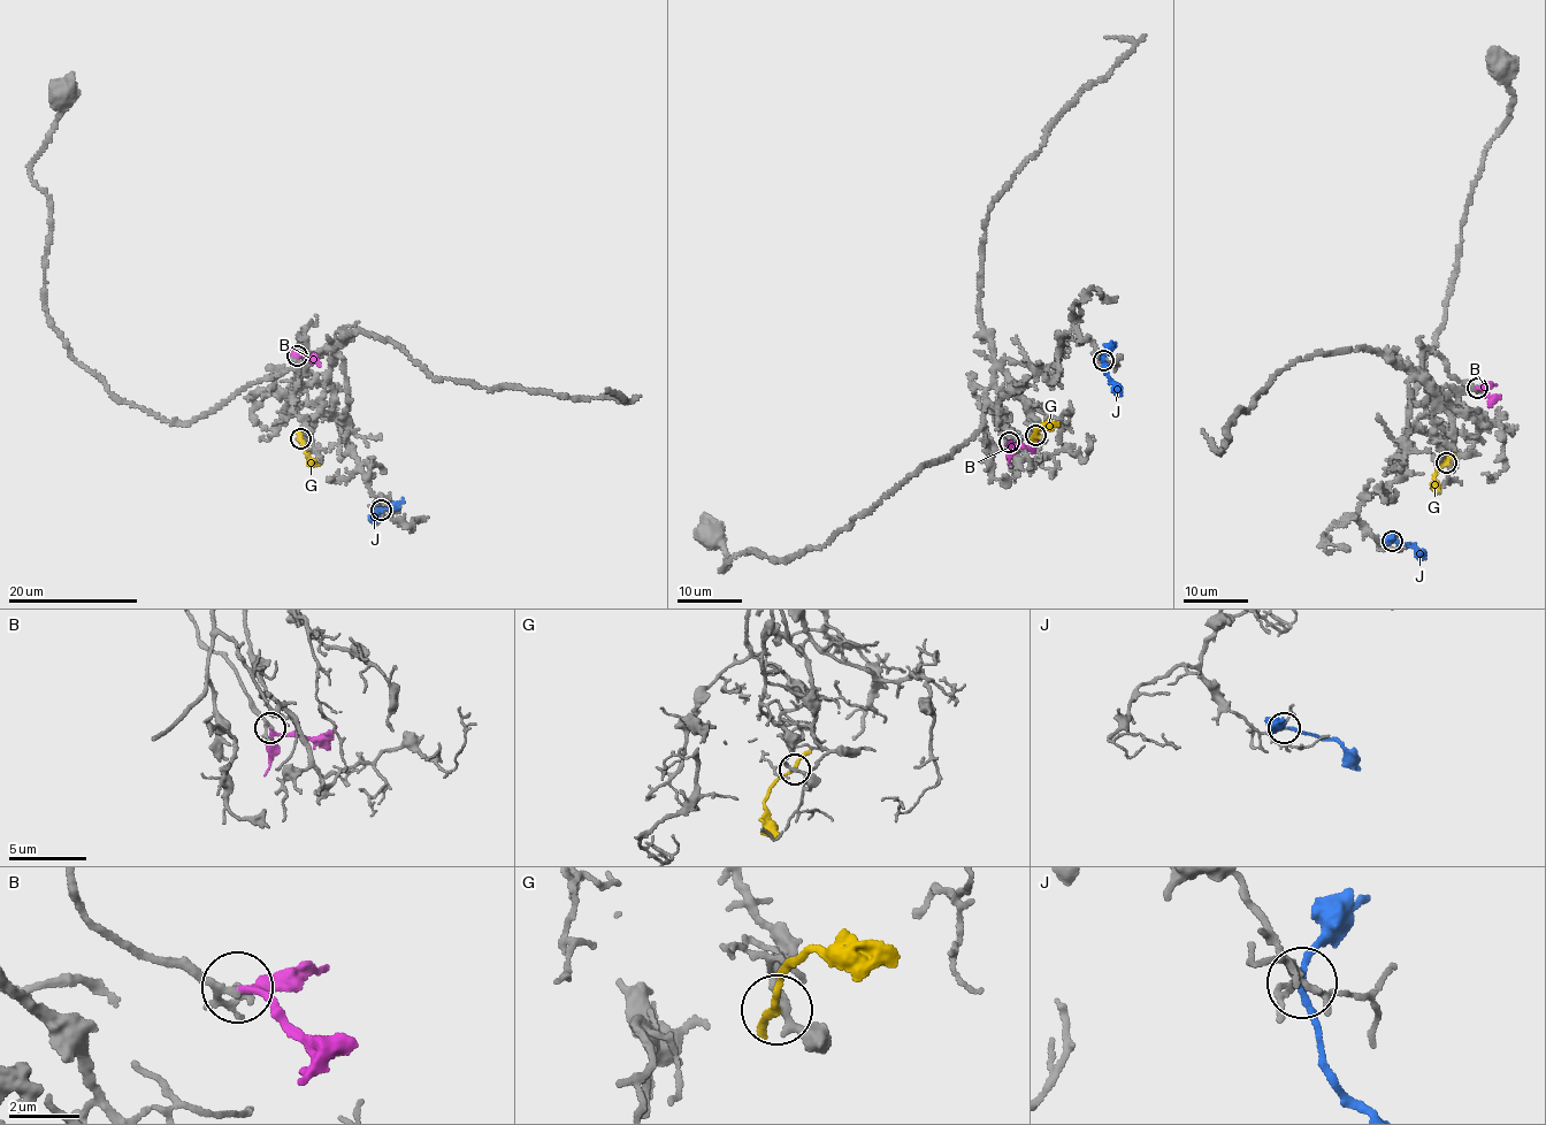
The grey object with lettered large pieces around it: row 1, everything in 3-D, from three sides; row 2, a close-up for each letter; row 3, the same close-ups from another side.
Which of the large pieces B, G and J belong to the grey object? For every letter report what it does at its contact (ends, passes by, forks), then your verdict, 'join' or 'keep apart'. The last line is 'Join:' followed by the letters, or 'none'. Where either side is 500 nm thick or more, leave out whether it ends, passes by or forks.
B: it passes by | join
G: it passes by | keep apart
J: it passes by | keep apart
Join: B

